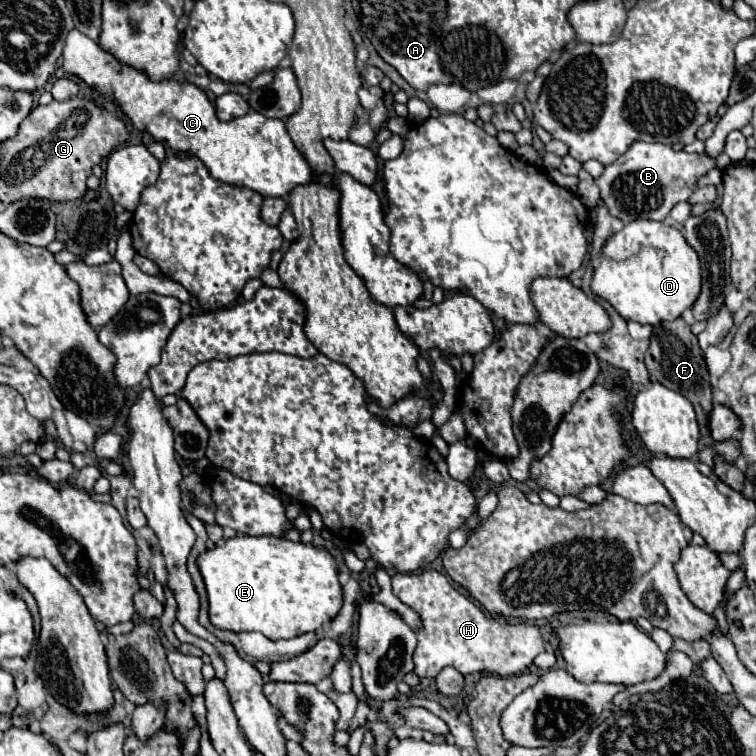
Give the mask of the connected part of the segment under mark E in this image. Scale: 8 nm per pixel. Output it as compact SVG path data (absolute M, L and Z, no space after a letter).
M237 535L197 557L207 595L209 617L219 629L259 631L265 637L293 639L331 621L343 603L337 561L325 547L293 543L273 535Z

